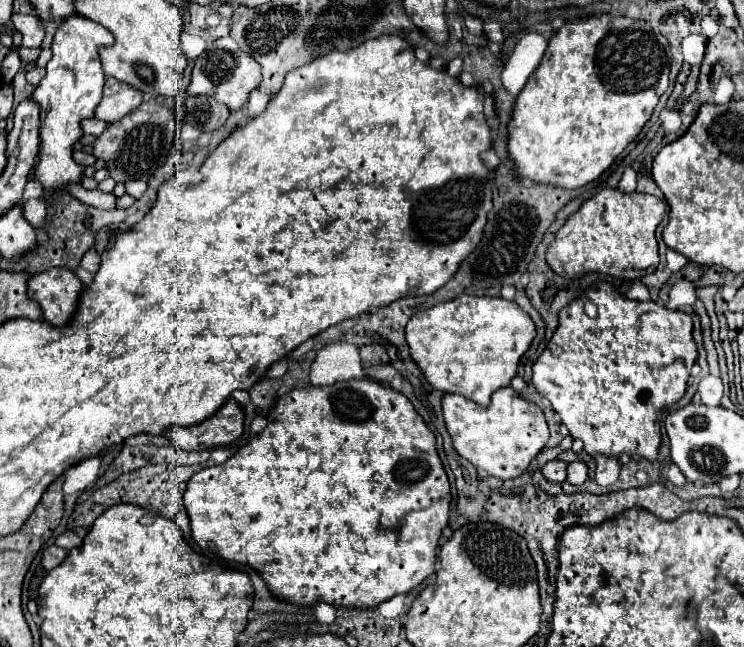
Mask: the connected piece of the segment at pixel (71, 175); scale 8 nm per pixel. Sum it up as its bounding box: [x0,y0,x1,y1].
[32,16,112,194]

